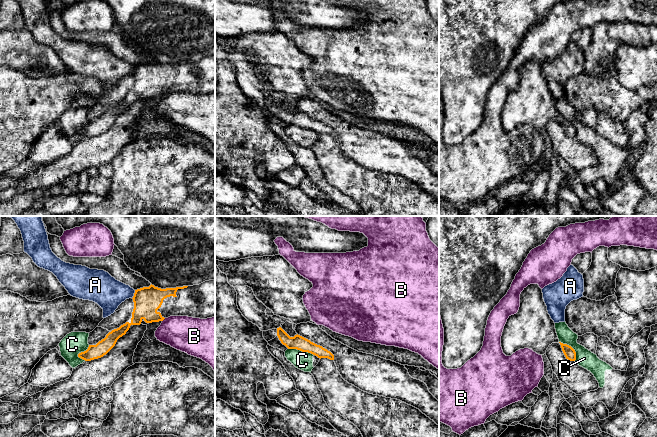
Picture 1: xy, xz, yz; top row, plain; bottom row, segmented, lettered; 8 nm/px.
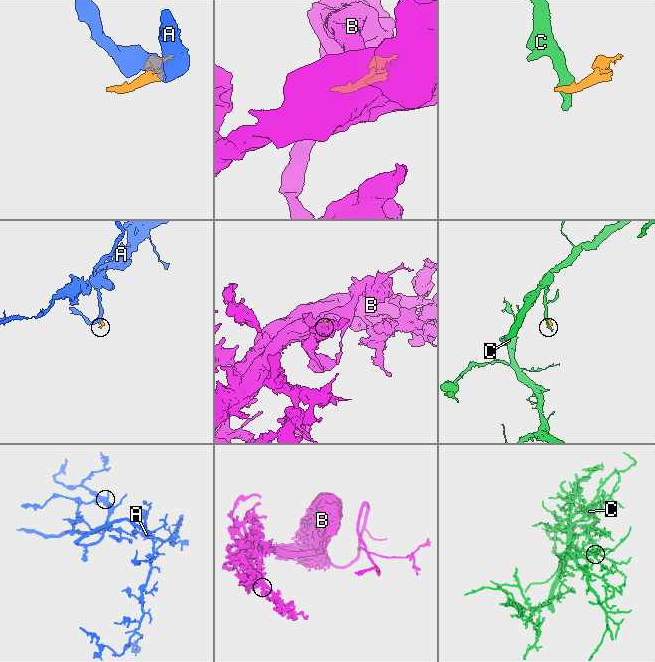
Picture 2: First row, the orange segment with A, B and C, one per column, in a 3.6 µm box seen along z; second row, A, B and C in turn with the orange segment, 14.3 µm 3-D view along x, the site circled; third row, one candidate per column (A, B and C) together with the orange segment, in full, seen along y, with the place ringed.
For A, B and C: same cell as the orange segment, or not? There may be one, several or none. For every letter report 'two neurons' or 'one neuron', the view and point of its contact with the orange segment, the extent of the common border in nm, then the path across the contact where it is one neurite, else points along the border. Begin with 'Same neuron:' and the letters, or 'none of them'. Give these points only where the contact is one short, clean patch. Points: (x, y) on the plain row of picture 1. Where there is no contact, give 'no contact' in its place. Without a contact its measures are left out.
Same neuron: none of them
A: two neurons | xy (134, 70) | 80 nm | along xy (135, 66), (132, 74)
B: two neurons | xy (163, 95) | 40 nm | along xy (165, 94), (162, 97)
C: two neurons | yz (572, 124) | 200 nm | along yz (559, 117), (568, 120), (574, 126), (575, 136)

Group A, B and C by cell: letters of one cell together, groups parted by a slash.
A / B / C

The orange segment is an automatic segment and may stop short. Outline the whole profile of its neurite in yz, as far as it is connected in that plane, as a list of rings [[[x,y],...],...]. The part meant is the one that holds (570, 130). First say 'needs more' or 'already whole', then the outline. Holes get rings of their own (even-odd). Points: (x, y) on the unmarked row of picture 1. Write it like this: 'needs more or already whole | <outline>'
already whole | [[[559,118],[562,124],[562,127],[566,133],[566,135],[570,136],[570,137],[575,137],[576,136],[576,128],[575,126],[567,121],[567,120],[563,120],[561,118]]]

